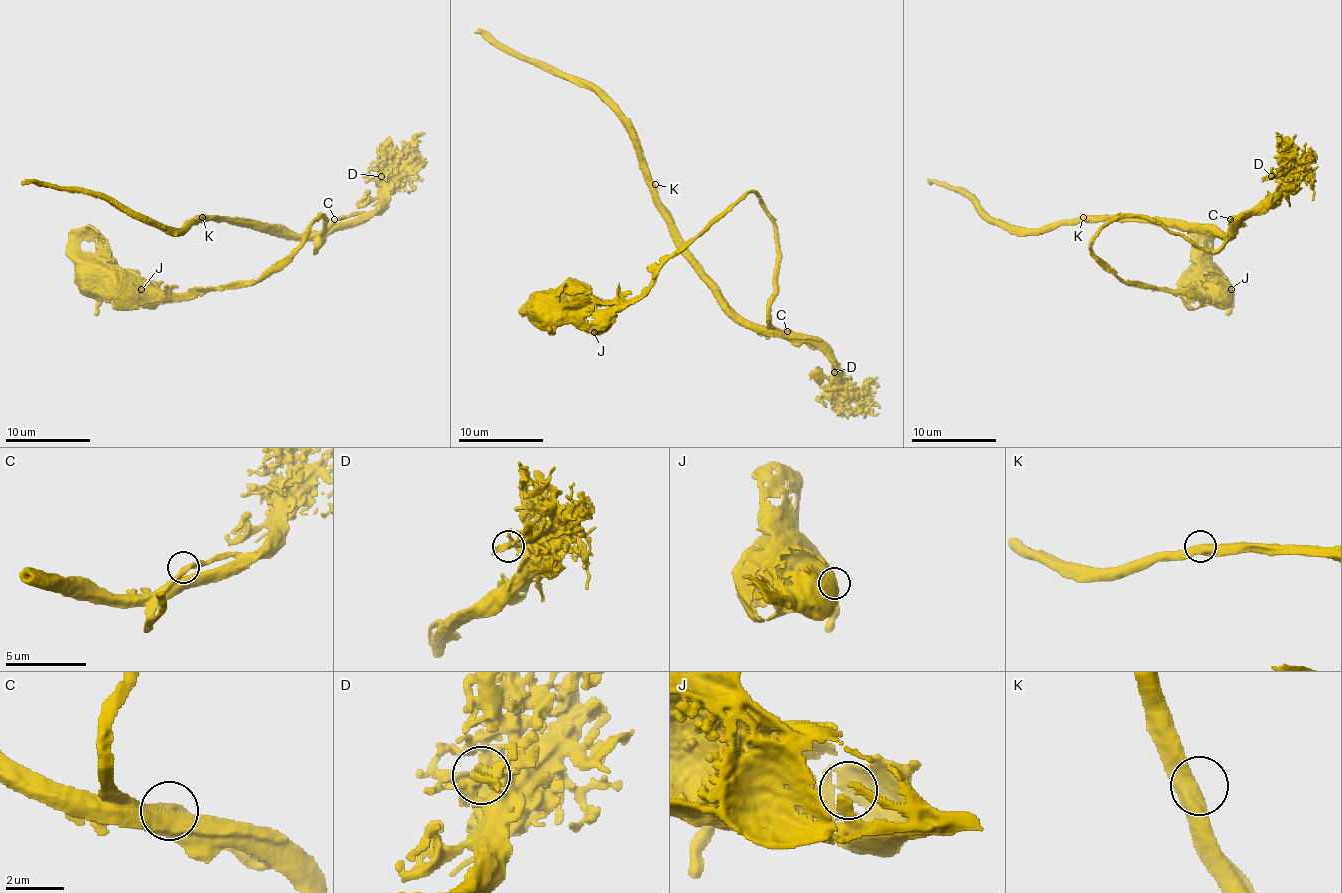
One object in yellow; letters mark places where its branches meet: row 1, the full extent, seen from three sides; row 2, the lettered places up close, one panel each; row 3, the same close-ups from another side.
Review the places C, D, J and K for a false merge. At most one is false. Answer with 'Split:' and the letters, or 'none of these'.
Split: none of these

